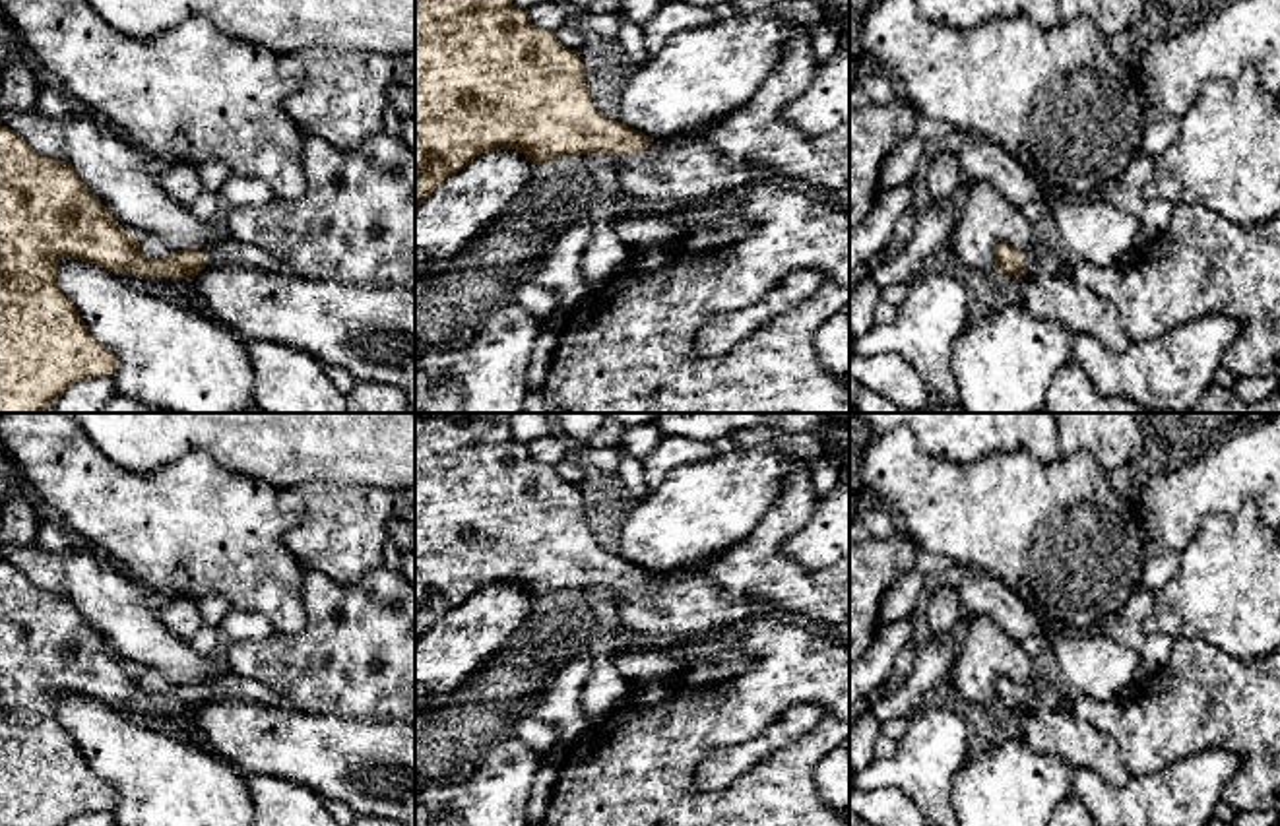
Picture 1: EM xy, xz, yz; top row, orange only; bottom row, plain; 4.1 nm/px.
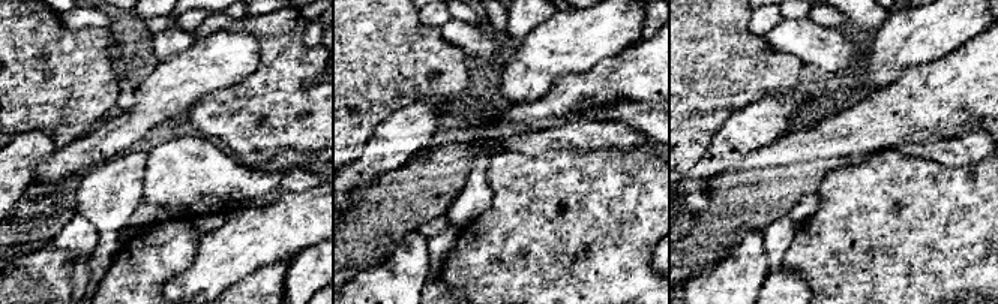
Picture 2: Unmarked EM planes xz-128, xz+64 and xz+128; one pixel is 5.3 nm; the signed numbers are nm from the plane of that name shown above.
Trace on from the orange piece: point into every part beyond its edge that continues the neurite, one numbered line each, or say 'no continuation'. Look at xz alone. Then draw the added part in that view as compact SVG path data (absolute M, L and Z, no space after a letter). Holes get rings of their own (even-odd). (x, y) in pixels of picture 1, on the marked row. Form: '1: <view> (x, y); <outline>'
1: xz (675, 171); M659 138L652 140L648 149L636 153L623 151L613 159L619 163L617 180L624 192L636 200L663 207L683 207L747 184L774 182L797 186L780 178L772 169L758 169L743 161L714 153L700 138Z

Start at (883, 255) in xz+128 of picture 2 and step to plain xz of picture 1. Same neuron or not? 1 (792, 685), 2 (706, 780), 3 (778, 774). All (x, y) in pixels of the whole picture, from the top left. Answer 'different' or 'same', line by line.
1: same
2: different
3: same

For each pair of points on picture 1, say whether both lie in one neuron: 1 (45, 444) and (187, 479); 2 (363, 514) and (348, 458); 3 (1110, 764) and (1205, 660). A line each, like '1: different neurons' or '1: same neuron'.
1: same neuron
2: different neurons
3: different neurons

